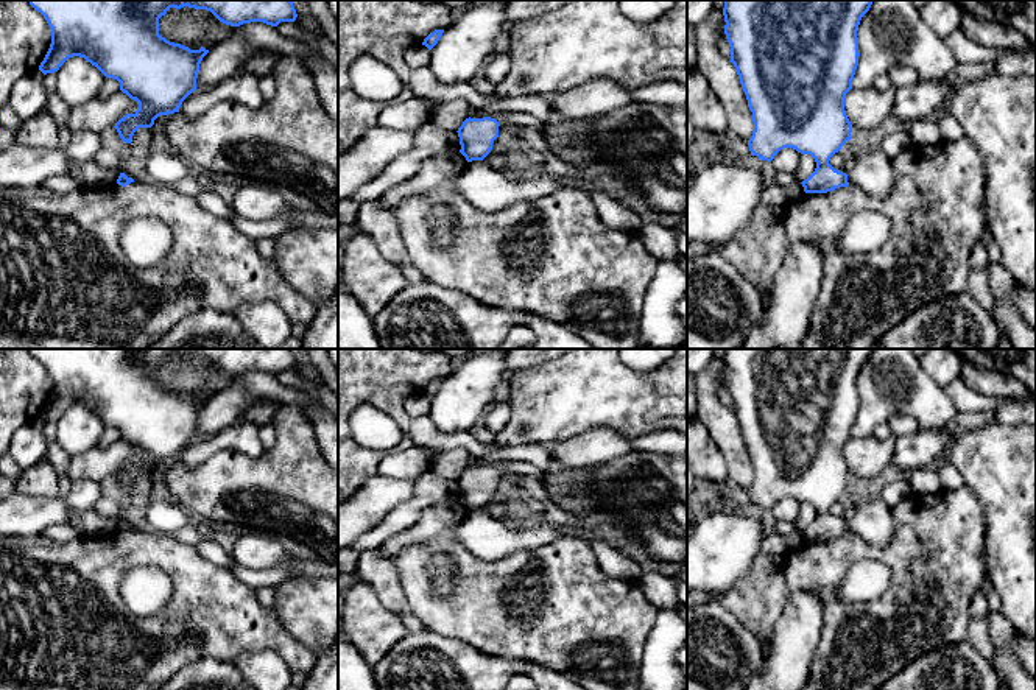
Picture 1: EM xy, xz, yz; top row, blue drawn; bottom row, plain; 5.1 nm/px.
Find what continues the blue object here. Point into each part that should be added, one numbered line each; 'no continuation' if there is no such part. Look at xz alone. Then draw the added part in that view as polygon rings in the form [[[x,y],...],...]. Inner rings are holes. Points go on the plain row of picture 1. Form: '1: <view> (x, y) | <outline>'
no continuation

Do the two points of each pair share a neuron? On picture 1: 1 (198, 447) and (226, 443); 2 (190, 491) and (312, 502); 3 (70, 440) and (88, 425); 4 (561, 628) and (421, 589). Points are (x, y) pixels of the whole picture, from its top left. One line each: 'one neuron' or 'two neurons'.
1: one neuron
2: one neuron
3: one neuron
4: one neuron

